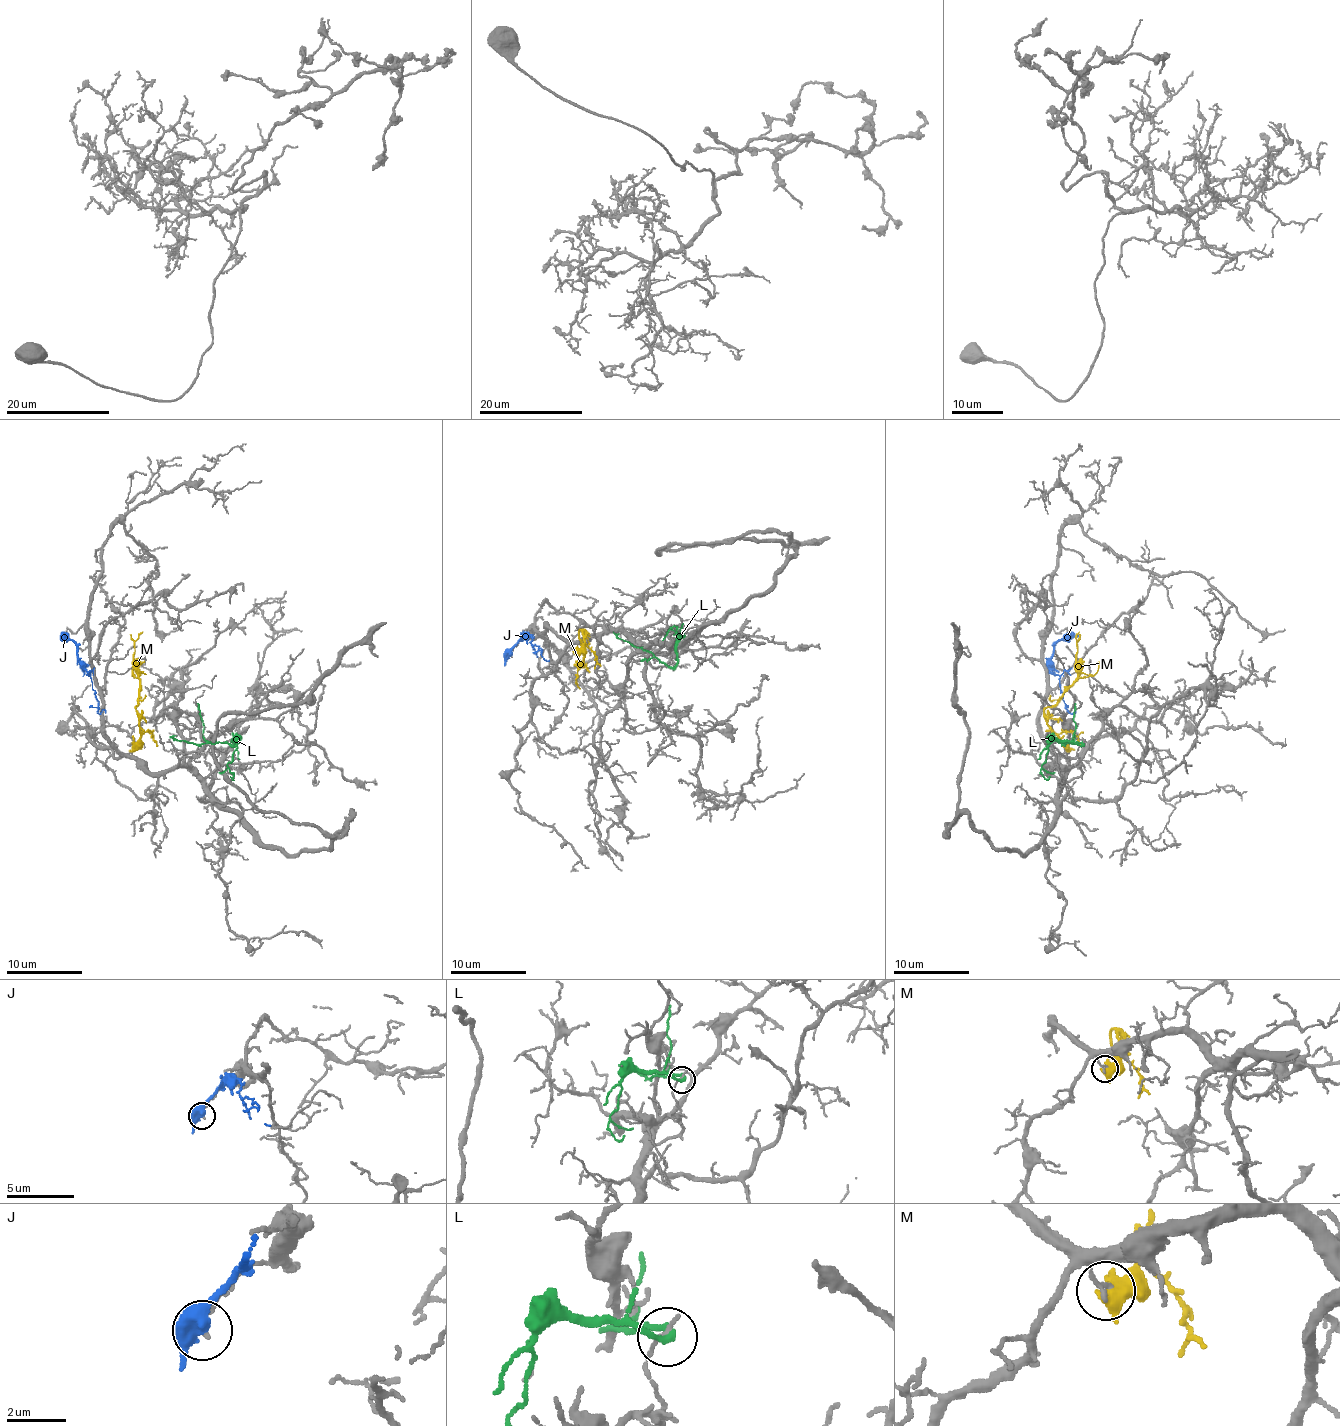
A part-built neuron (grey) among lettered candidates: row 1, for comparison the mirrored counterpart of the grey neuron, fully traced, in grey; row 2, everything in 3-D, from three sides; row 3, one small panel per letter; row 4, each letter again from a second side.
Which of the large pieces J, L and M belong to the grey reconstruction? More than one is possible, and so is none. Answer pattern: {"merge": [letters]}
{"merge": []}

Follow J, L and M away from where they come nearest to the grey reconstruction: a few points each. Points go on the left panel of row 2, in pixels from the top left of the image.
J: (66, 635), (75, 646), (79, 665), (91, 678), (98, 712), (106, 712)
L: (230, 744), (234, 742), (232, 741), (236, 744), (232, 759), (227, 765), (230, 776)
M: (132, 750), (140, 737), (134, 640), (142, 631)

